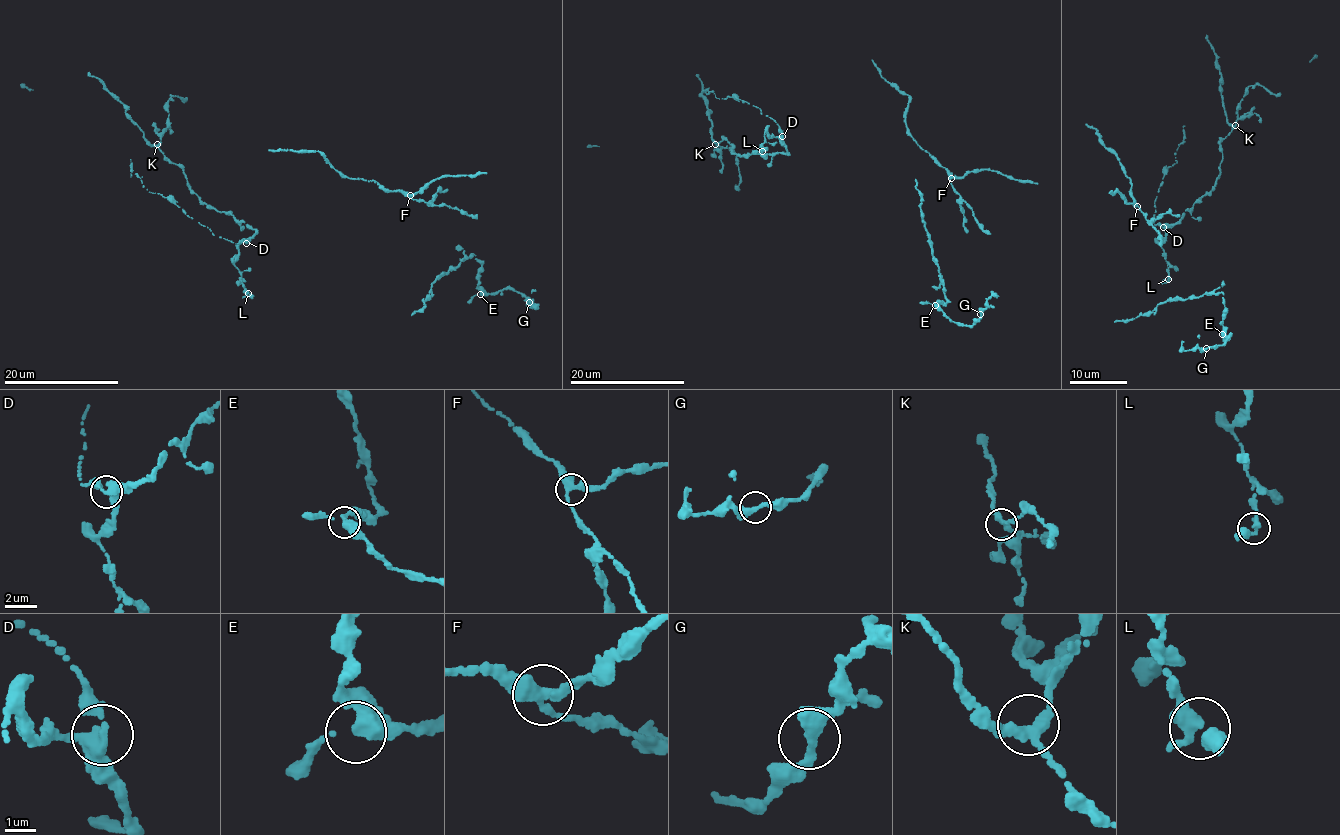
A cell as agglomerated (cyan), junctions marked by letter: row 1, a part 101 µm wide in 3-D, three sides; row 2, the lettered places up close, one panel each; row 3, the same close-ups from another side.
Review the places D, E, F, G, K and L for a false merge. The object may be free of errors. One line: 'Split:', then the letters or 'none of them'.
Split: D

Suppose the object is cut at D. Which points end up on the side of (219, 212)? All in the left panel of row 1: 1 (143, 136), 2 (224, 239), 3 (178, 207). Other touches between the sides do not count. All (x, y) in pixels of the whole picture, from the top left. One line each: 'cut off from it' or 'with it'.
1: with it
2: cut off from it
3: cut off from it

